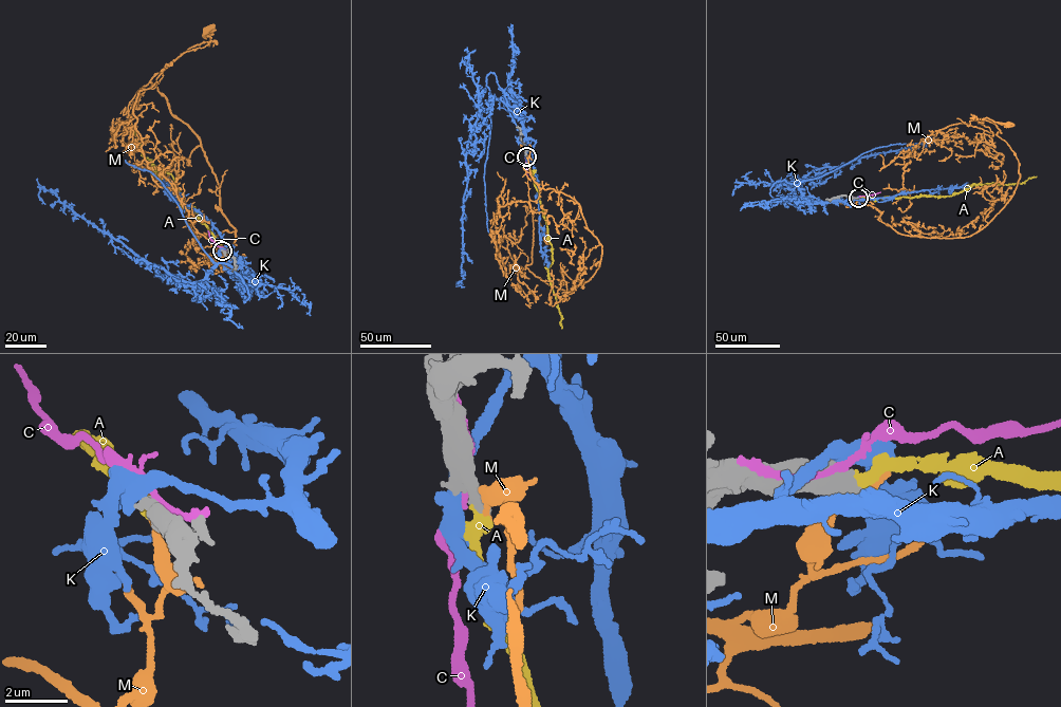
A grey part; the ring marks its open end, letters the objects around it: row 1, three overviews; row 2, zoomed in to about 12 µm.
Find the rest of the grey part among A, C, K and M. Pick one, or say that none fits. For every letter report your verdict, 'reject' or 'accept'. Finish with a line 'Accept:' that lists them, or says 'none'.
A: accept
C: reject
K: reject
M: reject
Accept: A

